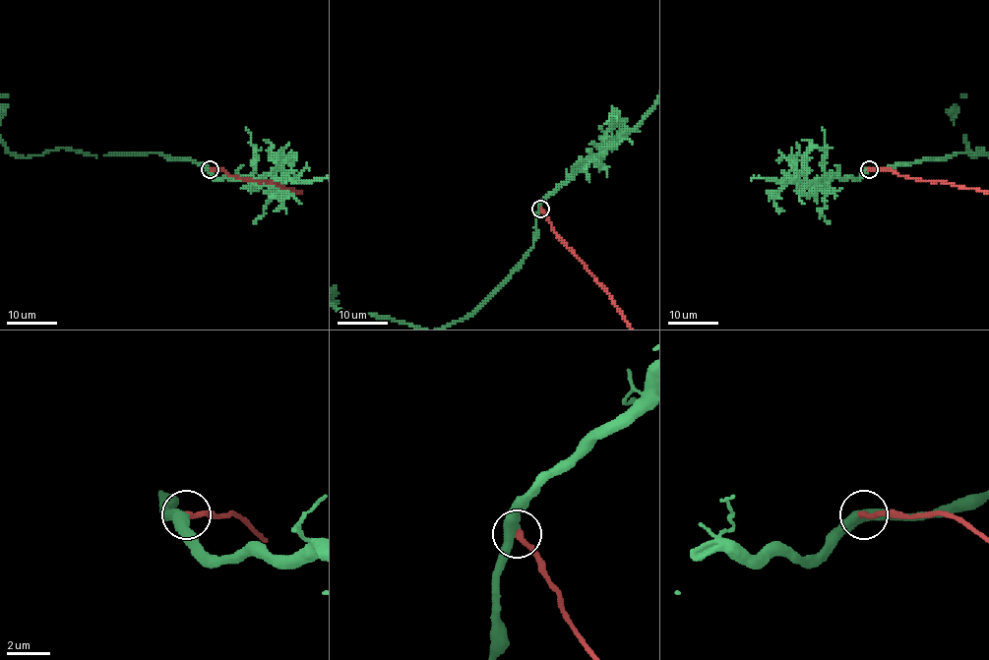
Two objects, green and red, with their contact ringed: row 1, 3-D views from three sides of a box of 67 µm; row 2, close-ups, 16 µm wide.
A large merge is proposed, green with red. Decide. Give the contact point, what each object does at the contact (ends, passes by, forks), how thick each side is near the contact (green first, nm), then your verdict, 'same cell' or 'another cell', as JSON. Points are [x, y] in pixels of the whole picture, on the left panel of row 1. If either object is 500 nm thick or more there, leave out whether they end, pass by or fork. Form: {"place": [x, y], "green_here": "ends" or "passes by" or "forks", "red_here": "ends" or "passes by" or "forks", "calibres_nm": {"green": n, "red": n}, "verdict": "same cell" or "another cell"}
{"place": [210, 169], "green_here": "passes by", "red_here": "ends", "calibres_nm": {"green": 460, "red": 280}, "verdict": "same cell"}

